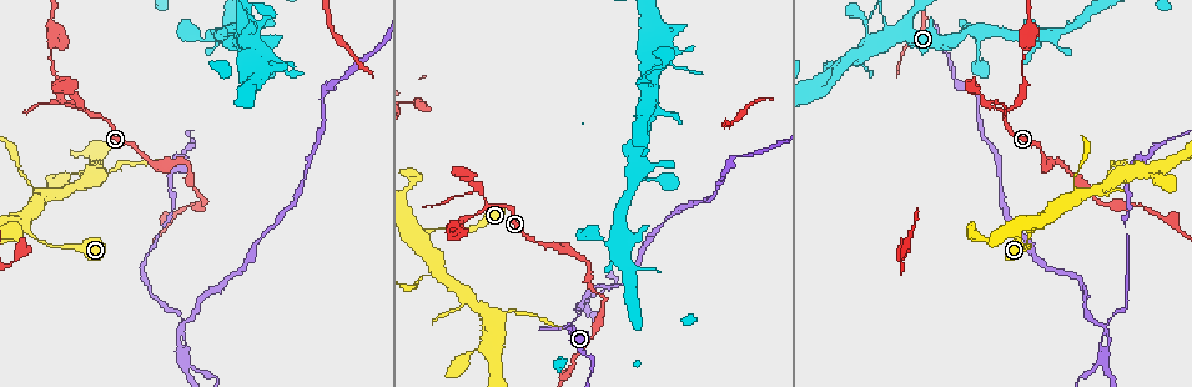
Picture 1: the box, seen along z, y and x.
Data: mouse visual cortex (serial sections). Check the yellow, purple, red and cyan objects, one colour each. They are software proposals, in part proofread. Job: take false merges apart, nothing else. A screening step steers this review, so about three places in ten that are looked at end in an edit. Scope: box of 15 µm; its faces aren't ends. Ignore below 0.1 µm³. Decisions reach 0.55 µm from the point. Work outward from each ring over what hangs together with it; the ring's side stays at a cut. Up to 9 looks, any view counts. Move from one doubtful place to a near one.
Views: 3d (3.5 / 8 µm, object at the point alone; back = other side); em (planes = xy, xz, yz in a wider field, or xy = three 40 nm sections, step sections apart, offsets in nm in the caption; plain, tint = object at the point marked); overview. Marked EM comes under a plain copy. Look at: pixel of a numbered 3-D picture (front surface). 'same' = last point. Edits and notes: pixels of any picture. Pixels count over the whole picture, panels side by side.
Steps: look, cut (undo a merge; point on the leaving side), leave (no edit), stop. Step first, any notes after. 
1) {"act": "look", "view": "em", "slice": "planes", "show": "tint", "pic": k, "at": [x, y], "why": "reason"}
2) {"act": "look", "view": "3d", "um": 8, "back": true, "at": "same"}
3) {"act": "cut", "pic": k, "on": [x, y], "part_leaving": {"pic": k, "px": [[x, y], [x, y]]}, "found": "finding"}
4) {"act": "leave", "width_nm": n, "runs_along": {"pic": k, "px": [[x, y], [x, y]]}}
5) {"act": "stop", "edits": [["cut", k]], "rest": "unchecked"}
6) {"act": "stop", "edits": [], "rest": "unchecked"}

{"act": "look", "view": "3d", "um": 3.5, "pic": 1, "at": [650, 84], "why": "thin neck"}

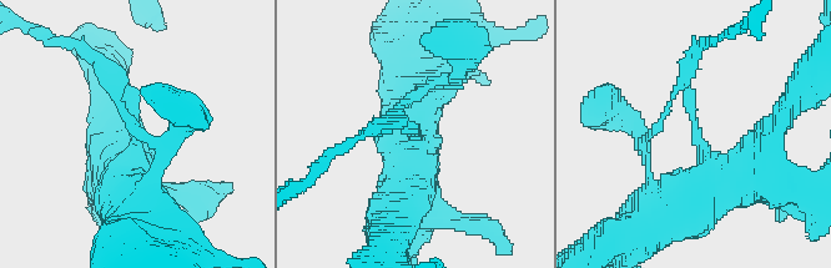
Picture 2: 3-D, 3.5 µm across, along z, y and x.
{"act": "look", "view": "em", "slice": "xy", "step": 3, "show": "tint", "pic": 2, "at": [692, 114], "arm_widths_nm": [200, 700], "why": "now the EM"}

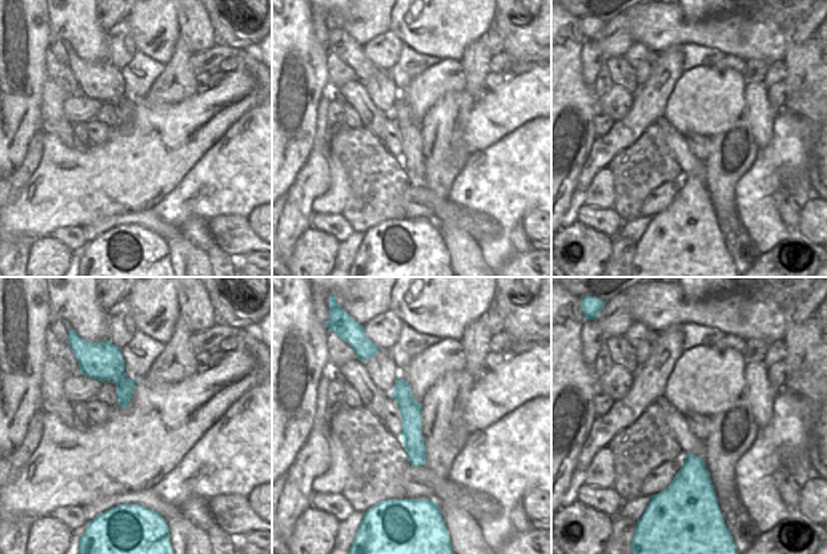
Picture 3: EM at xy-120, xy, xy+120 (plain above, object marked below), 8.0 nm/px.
{"act": "cut", "pic": 2, "on": [690, 56], "found": "a second cell is stuck on"}

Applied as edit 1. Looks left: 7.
{"act": "look", "view": "3d", "um": 3.5, "pic": 1, "at": [488, 204], "why": "branch point"}

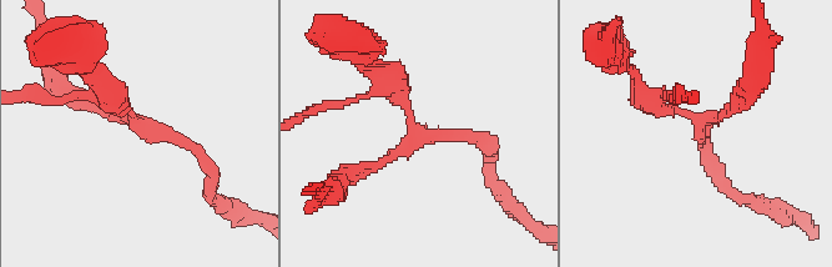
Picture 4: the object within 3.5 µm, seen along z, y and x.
{"act": "look", "view": "em", "slice": "xy", "step": 5, "show": "tint", "pic": 4, "at": [419, 138]}

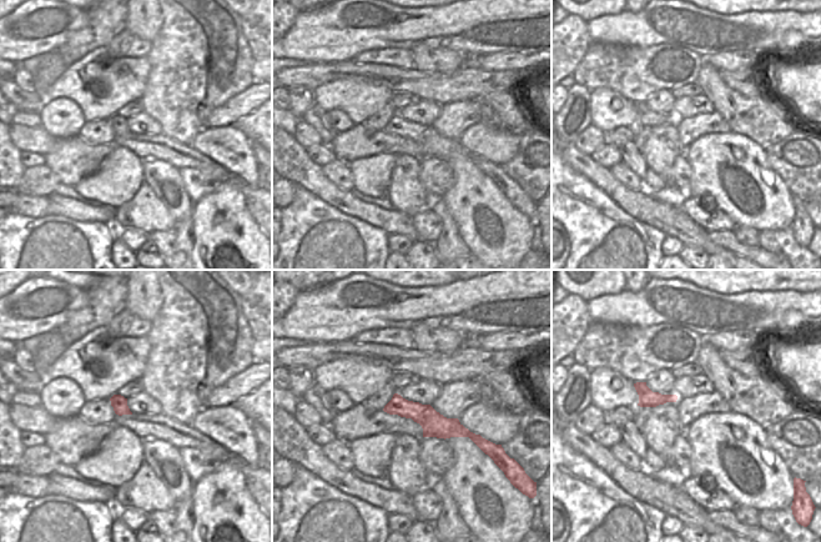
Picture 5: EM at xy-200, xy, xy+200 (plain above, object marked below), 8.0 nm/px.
{"act": "leave", "width_nm": 200, "runs_along": {"pic": 5, "px": [[387, 408], [414, 410], [467, 433]]}, "found": "one cell here"}

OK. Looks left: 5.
{"act": "look", "view": "3d", "um": 3.5, "pic": 1, "at": [421, 234], "why": "abrupt turn"}

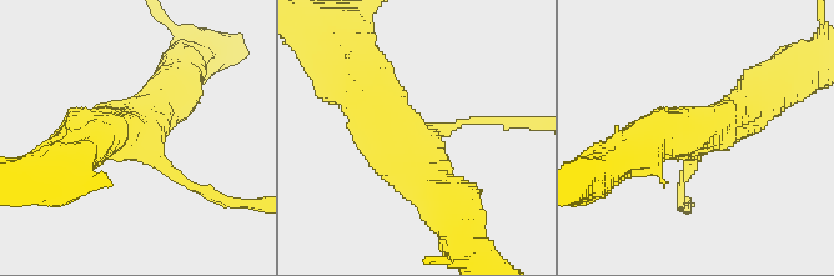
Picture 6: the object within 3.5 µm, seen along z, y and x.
{"act": "leave", "found": "all the same cell"}

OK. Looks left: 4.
{"act": "look", "view": "overview"}

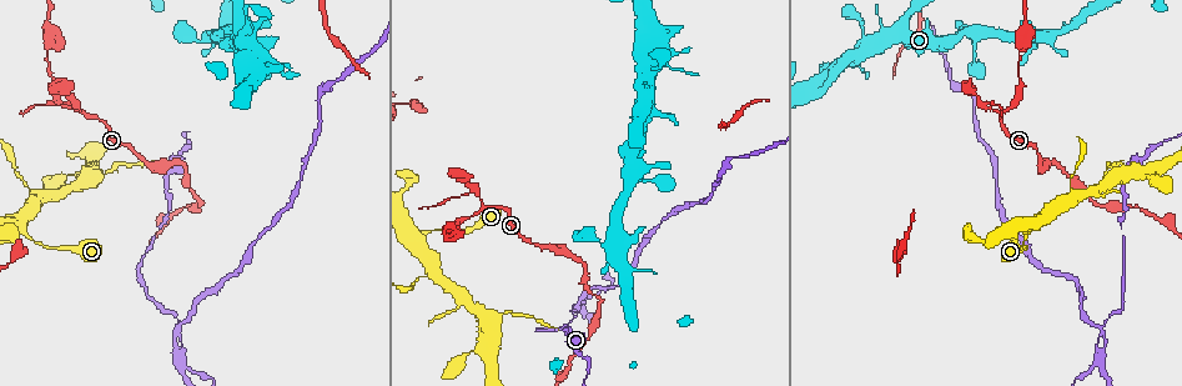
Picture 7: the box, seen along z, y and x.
{"act": "look", "view": "3d", "um": 3.5, "back": true, "pic": 7, "at": [39, 199], "why": "three-way junction"}

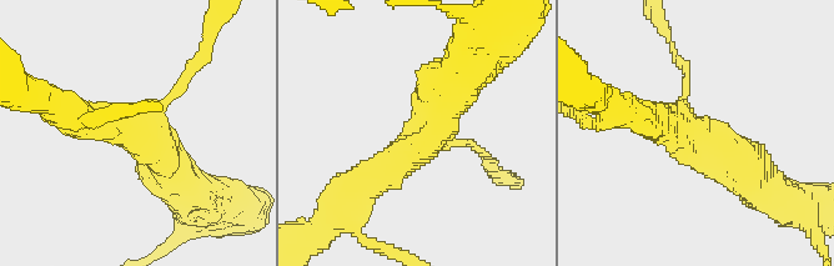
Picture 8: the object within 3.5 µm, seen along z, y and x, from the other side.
{"act": "look", "view": "em", "slice": "xy", "step": 5, "show": "tint", "pic": 8, "at": [415, 147], "arms": 3, "arm_widths_nm": [150, 400, 600]}

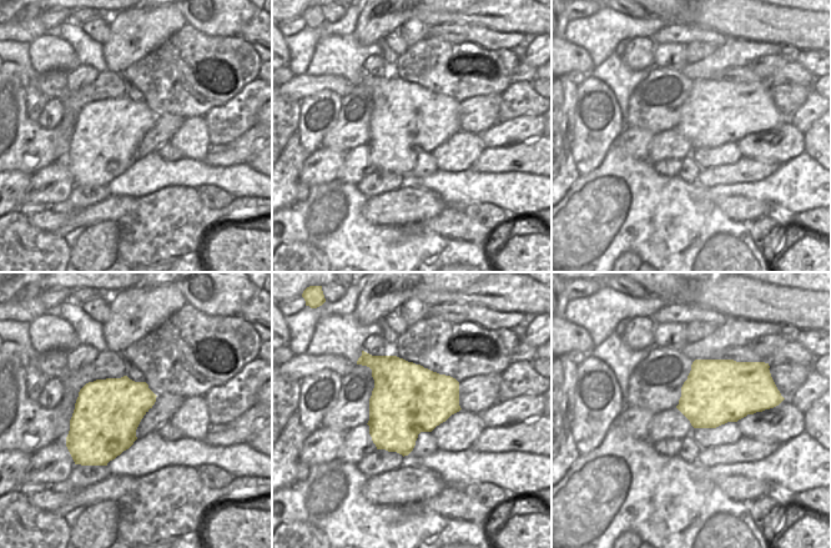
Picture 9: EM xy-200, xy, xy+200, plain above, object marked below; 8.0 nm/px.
{"act": "leave", "runs_along": {"pic": 8, "px": [[443, 85], [432, 132], [352, 197]]}, "found": "one cell here"}

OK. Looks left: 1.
{"act": "stop", "edits": [["cut", 2]], "rest": "unchecked"}

